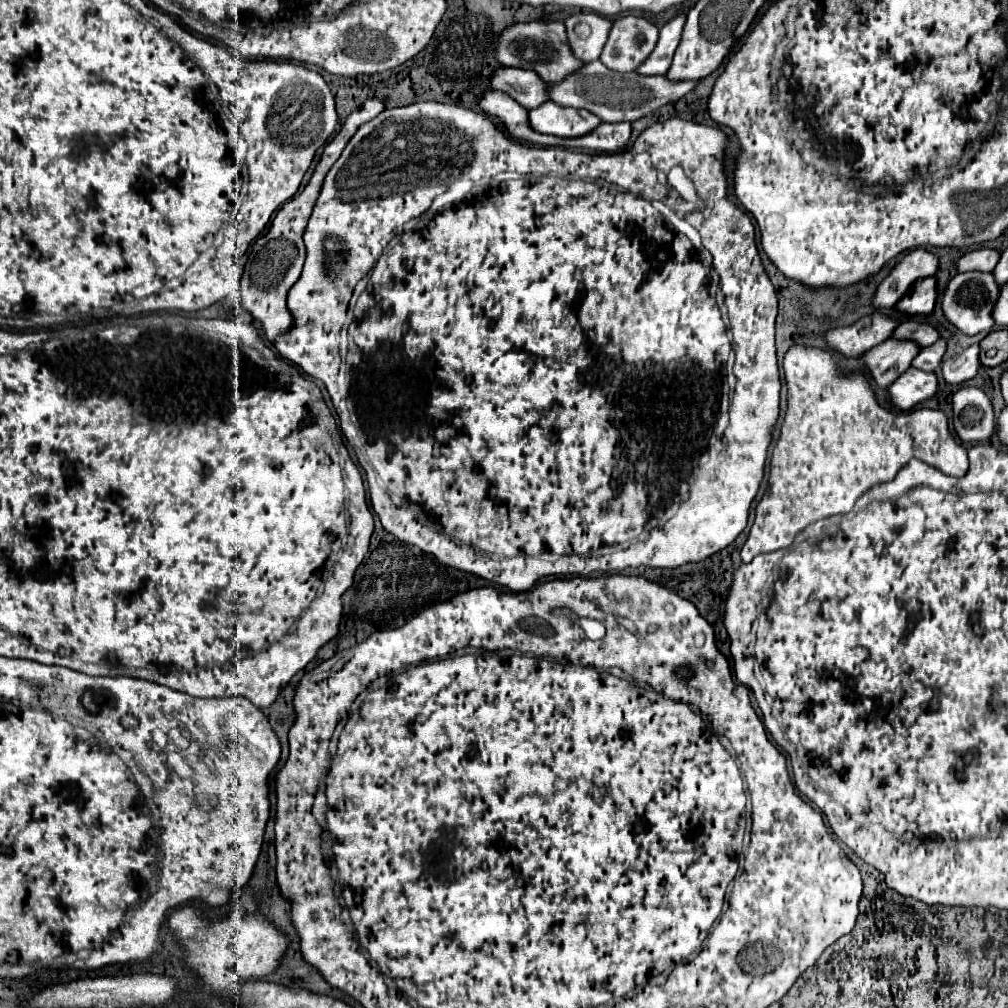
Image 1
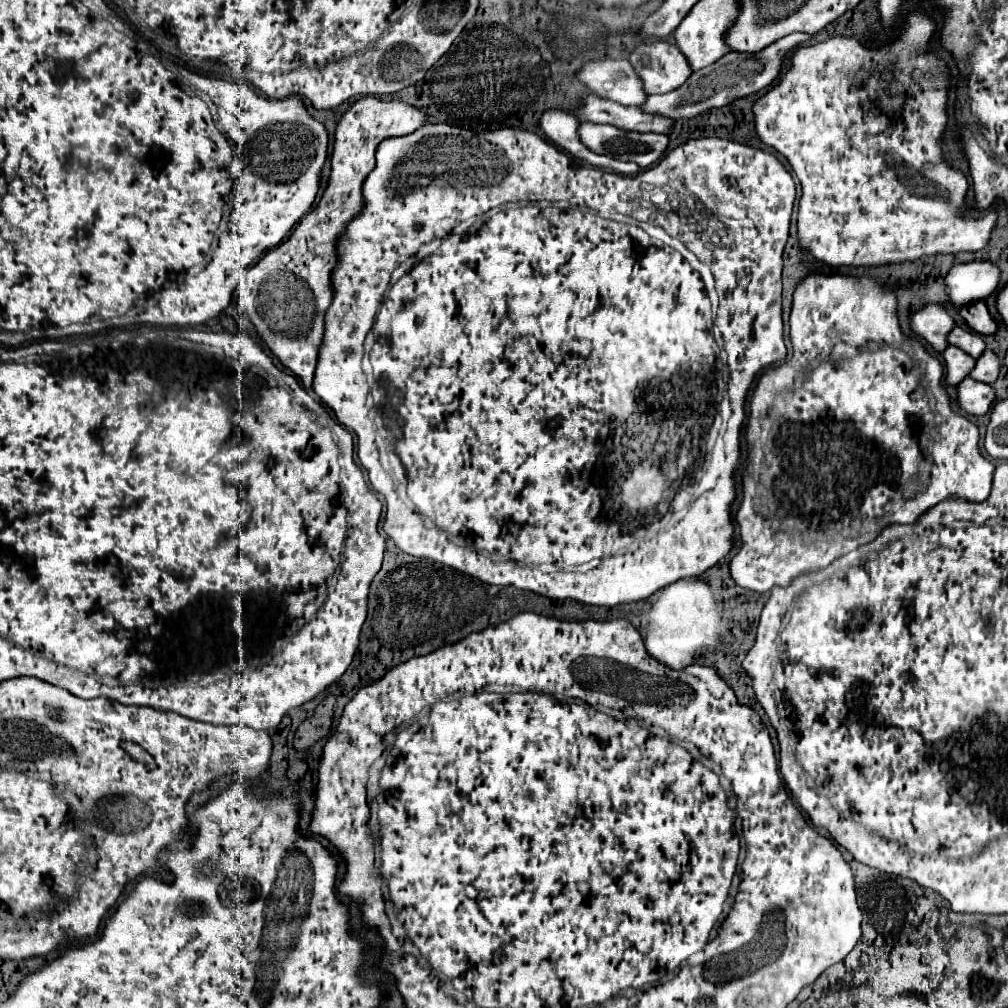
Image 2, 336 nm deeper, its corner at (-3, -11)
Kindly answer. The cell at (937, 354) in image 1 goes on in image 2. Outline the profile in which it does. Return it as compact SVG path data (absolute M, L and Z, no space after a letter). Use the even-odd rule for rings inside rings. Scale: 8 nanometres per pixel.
M986 349L984 355L976 361L976 367L970 373L970 377L974 377L976 381L982 381L982 383L994 383L998 379L998 373L1000 373L1000 359L994 351Z

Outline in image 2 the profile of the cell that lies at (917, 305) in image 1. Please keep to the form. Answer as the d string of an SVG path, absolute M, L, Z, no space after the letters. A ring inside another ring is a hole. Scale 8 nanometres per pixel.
M978 301L978 303L972 303L972 305L960 307L960 315L966 319L966 323L968 323L976 333L994 335L996 329L998 329L996 319L992 317L992 313L988 311L988 307L986 307L984 301Z

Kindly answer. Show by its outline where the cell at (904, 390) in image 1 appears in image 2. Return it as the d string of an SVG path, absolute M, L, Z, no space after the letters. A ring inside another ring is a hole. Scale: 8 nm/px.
M968 377L958 385L958 403L970 415L986 415L996 403L996 389Z

